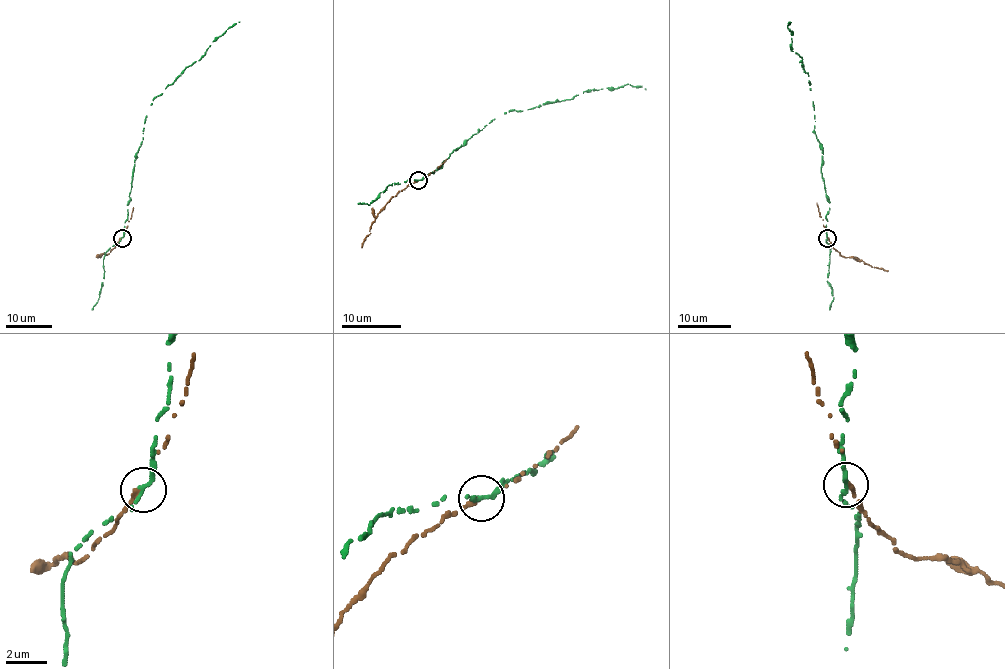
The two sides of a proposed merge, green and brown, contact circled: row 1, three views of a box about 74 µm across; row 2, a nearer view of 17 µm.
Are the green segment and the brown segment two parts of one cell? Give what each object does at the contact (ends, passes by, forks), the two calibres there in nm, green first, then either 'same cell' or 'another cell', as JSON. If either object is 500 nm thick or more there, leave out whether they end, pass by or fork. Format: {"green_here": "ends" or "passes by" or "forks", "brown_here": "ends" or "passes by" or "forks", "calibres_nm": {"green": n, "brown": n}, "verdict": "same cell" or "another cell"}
{"green_here": "ends", "brown_here": "ends", "calibres_nm": {"green": 280, "brown": 280}, "verdict": "another cell"}

